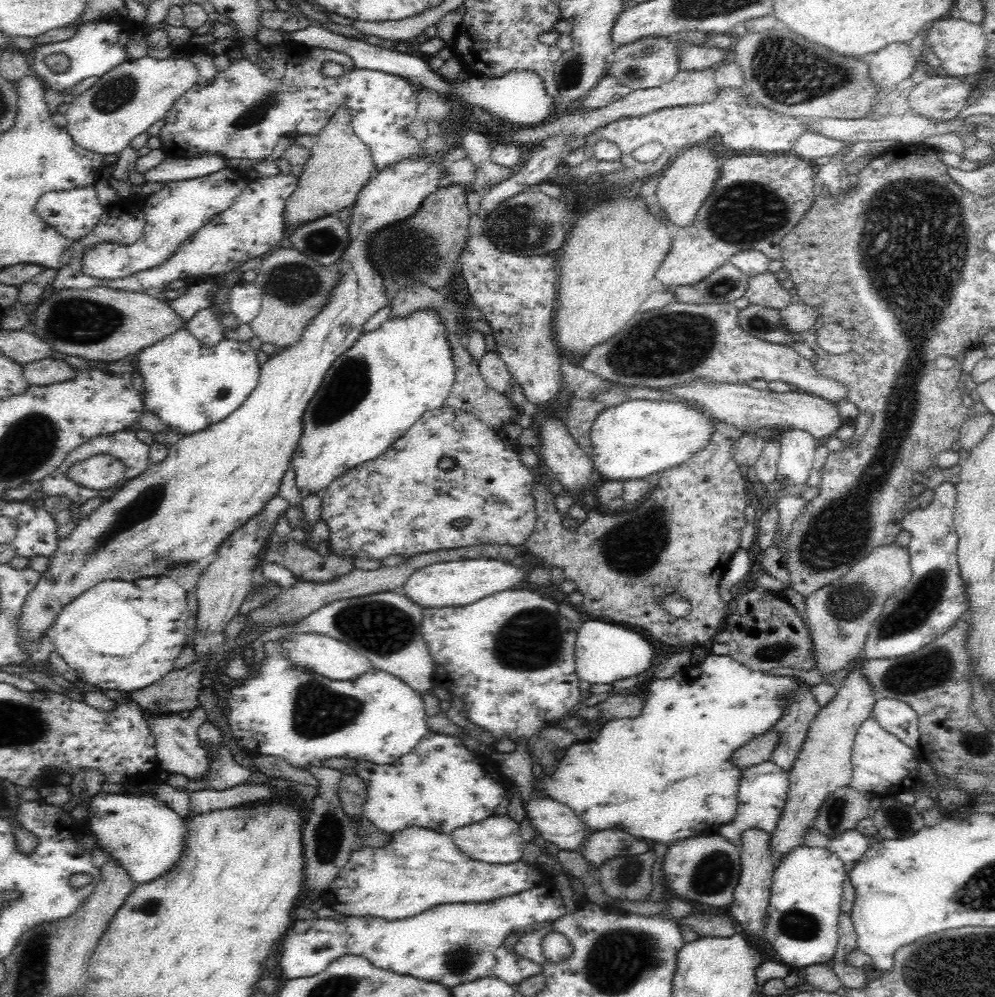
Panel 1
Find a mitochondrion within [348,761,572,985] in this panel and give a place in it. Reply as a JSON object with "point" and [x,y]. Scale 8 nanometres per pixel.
{"point":[459,959]}

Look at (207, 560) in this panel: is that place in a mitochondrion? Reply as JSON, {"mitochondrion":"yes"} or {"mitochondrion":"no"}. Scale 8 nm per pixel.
{"mitochondrion":"no"}

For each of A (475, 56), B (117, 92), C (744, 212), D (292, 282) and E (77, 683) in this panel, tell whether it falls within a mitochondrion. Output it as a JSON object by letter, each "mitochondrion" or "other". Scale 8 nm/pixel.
{"A":"other","B":"mitochondrion","C":"mitochondrion","D":"mitochondrion","E":"other"}

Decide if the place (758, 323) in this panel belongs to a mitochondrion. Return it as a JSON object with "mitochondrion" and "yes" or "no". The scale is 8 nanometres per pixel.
{"mitochondrion":"yes"}

